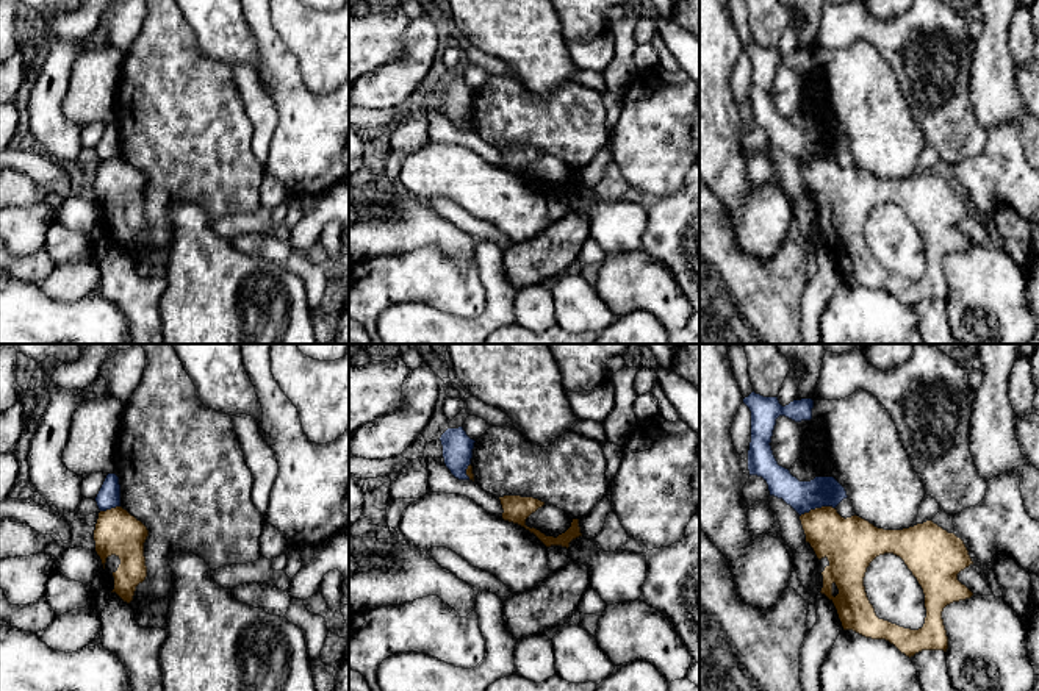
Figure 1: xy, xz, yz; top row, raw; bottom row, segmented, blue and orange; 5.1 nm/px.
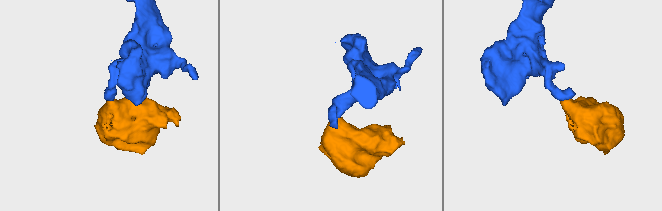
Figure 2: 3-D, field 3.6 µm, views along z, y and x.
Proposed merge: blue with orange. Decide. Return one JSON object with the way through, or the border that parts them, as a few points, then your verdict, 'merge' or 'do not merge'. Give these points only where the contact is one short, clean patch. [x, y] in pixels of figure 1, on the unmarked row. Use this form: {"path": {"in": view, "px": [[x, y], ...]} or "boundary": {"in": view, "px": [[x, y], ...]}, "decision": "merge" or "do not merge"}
{"boundary": {"in": "yz", "px": [[834, 157], [816, 157], [800, 166]]}, "decision": "do not merge"}

